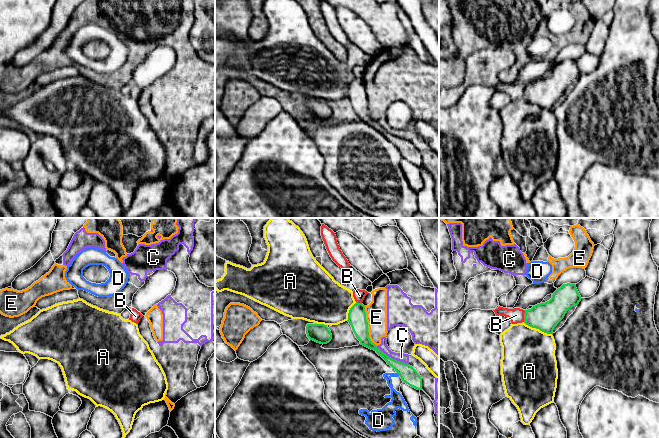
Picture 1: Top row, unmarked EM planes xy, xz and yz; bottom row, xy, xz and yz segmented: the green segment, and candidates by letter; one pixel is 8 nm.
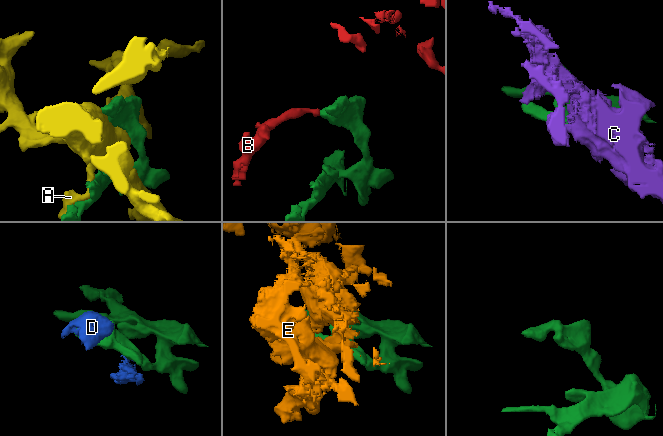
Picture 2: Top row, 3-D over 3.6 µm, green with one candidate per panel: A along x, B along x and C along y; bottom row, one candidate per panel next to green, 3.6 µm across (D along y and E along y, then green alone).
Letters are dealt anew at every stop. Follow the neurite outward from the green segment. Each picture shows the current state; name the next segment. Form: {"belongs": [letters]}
{"belongs": []}

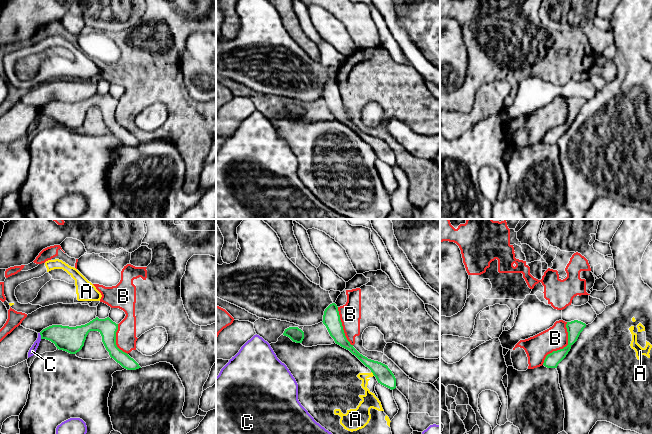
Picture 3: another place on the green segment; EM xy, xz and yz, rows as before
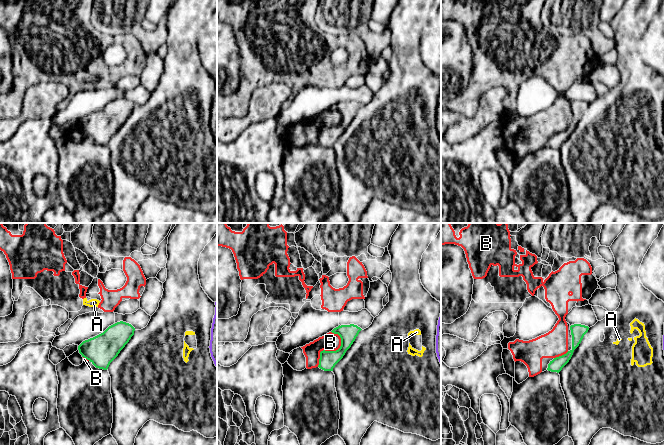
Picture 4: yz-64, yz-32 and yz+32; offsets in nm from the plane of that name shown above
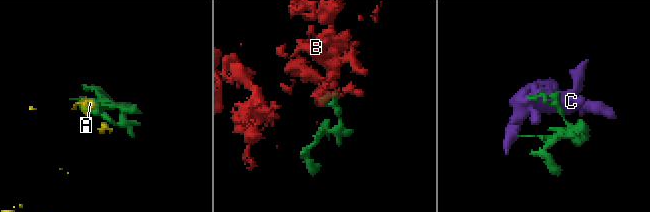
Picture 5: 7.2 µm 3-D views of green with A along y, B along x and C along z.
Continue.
{"belongs": []}

